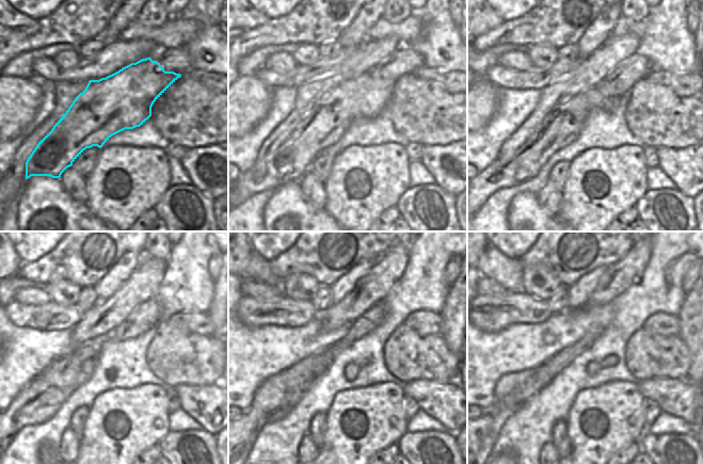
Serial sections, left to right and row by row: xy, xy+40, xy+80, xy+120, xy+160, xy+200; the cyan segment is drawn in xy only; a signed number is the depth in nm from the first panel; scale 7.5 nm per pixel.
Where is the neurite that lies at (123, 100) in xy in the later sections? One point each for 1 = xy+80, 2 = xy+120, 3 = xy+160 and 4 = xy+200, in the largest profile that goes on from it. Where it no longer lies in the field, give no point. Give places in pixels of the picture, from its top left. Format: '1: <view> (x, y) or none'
1: xy+80 (563, 124)
2: xy+120 (40, 400)
3: xy+160 (278, 395)
4: xy+200 (489, 425)

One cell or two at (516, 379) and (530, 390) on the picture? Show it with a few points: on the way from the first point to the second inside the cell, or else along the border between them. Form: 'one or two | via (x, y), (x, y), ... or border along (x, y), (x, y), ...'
two | border along (536, 370), (501, 398)

